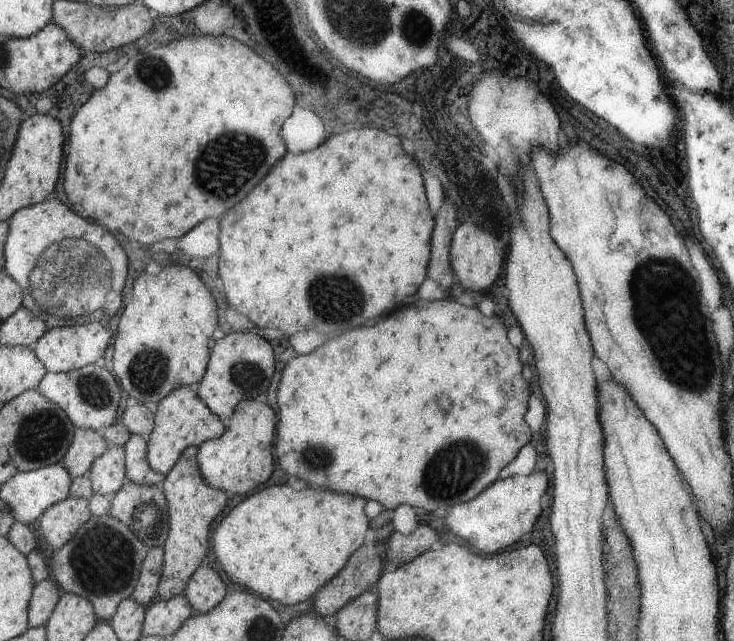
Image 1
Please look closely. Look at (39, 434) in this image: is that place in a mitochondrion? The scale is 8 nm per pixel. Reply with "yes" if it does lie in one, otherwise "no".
yes

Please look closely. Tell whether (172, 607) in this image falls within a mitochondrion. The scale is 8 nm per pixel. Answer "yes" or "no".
no

